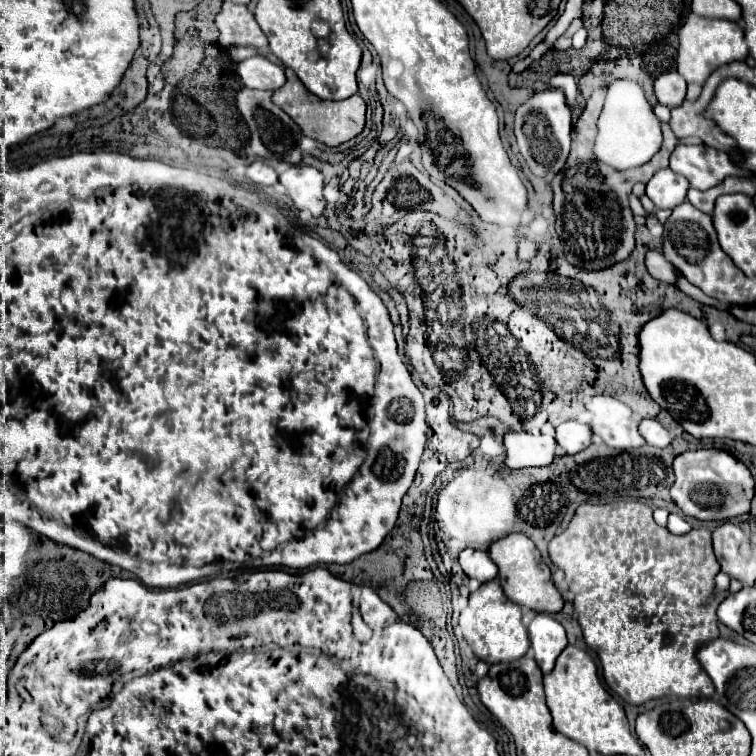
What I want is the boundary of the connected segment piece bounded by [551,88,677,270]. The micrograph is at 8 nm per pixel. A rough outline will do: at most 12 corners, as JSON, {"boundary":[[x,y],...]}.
{"boundary":[[605,88],[551,180],[569,262],[601,270],[635,248],[629,192],[669,166],[677,138],[627,172],[593,158]]}

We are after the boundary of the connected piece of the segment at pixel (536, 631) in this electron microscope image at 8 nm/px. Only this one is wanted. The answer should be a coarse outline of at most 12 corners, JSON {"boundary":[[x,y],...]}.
{"boundary":[[549,614],[529,624],[533,658],[549,674],[567,646],[565,628]]}

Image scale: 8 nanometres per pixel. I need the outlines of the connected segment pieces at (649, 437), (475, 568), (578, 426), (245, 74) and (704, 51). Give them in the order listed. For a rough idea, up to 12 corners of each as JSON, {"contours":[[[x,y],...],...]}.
{"contours":[[[645,418],[639,432],[651,446],[671,444],[667,430],[657,420]],[[465,548],[459,564],[469,578],[489,582],[497,566],[487,552]],[[559,424],[555,440],[565,454],[577,454],[591,444],[587,424]],[[251,56],[237,68],[243,86],[277,90],[285,84],[279,64]],[[689,14],[677,72],[699,86],[749,56],[743,28]]]}

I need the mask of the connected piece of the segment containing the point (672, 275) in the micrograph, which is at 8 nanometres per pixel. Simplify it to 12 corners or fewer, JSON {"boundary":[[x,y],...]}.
{"boundary":[[657,250],[645,254],[649,274],[661,282],[677,284],[679,270]]}

